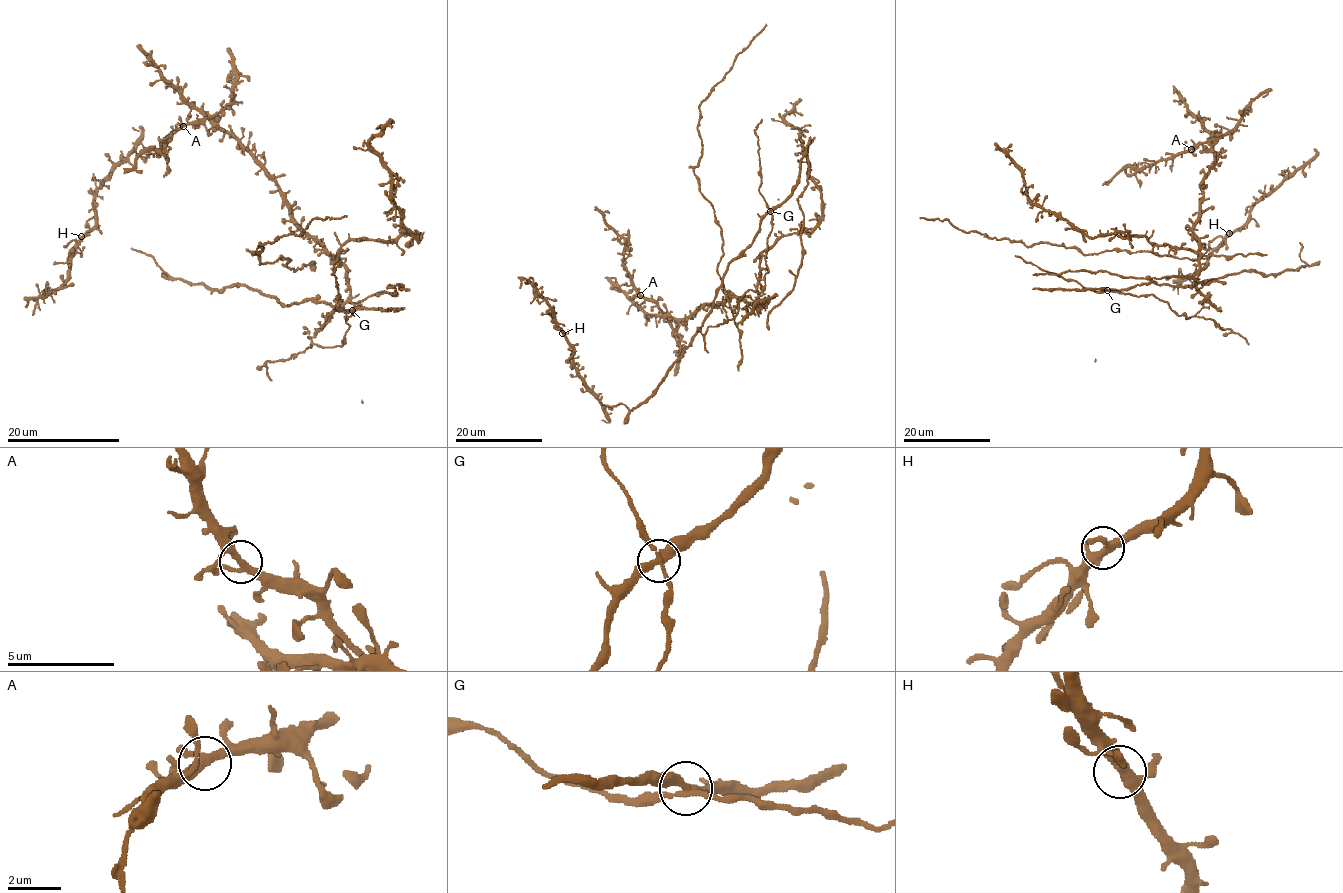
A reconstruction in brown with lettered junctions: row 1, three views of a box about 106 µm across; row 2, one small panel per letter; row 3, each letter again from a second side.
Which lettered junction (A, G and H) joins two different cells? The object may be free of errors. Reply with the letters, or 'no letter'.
G

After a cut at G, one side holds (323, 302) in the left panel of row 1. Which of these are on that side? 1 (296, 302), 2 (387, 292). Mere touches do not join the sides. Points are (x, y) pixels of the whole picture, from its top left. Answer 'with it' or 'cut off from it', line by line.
1: with it
2: cut off from it

